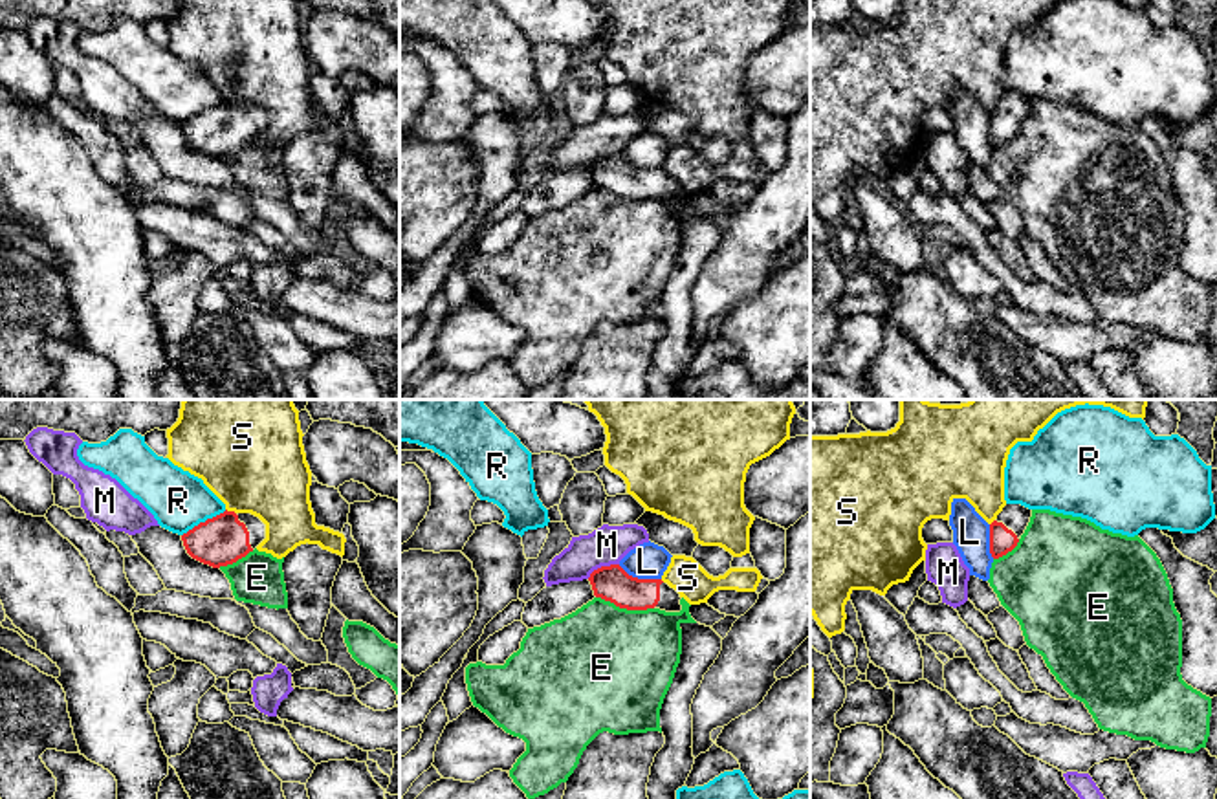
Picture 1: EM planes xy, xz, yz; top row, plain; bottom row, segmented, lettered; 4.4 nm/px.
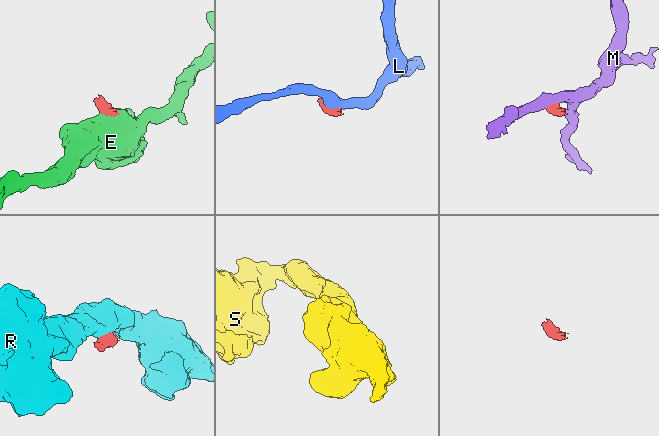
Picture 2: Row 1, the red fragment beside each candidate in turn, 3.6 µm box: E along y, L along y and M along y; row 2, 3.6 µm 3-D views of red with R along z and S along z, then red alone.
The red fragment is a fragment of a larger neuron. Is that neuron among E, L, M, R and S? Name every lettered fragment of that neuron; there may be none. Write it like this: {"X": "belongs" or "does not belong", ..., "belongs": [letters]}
{"E": "does not belong", "L": "does not belong", "M": "does not belong", "R": "does not belong", "S": "does not belong", "belongs": []}

